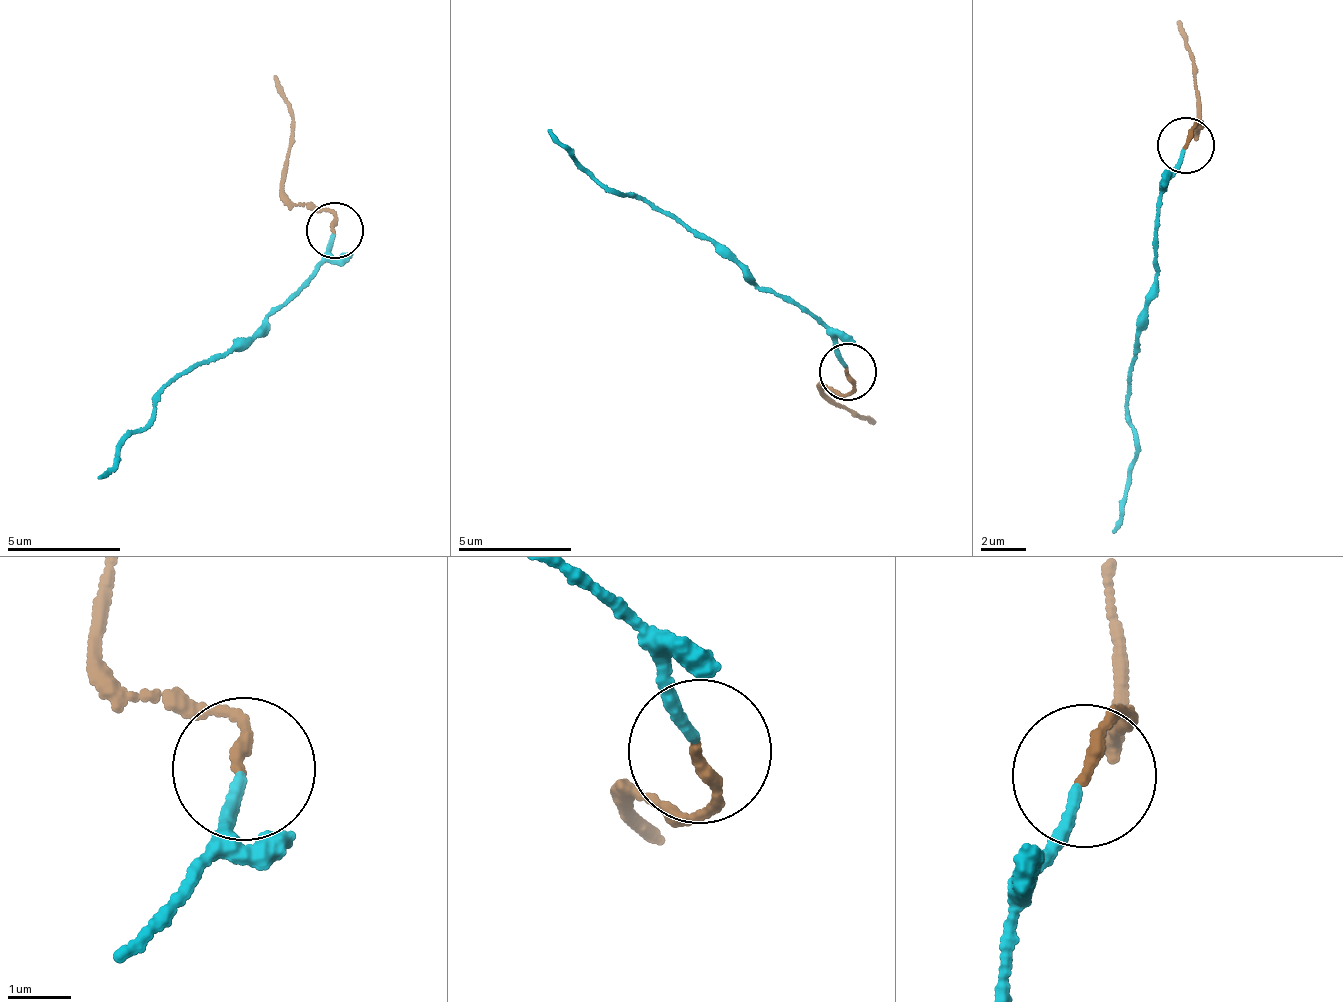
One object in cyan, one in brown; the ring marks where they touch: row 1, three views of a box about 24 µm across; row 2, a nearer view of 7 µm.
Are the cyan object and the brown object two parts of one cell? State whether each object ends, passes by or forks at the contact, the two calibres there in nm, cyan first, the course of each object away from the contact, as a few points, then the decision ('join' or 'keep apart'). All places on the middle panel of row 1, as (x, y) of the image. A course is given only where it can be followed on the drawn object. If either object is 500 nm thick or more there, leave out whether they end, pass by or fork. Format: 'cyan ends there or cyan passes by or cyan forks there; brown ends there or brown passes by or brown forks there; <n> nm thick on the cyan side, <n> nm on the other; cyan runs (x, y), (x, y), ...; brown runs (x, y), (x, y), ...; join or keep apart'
cyan ends there; brown ends there; 170 nm thick on the cyan side, 170 nm on the other; cyan runs (846, 370), (827, 331), (794, 303), (752, 277), (647, 199), (609, 187), (550, 131); brown runs (846, 370), (848, 394), (822, 390), (865, 421), (872, 419); keep apart

